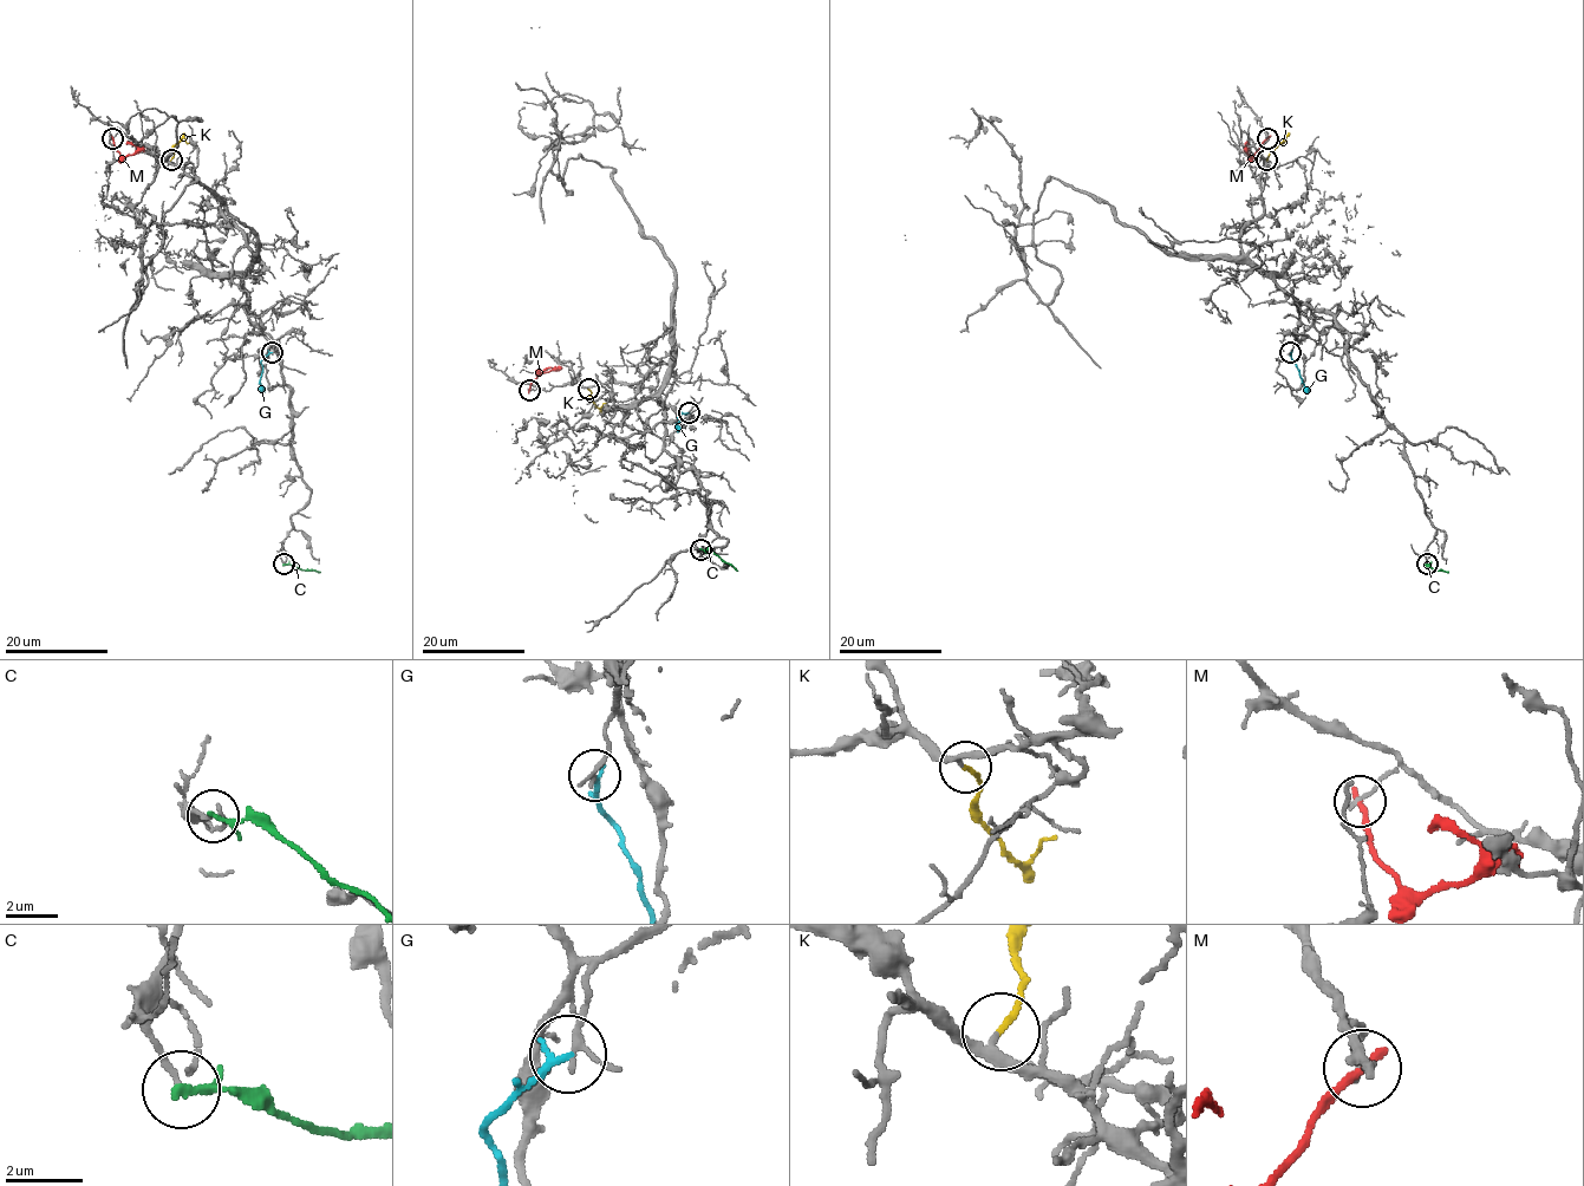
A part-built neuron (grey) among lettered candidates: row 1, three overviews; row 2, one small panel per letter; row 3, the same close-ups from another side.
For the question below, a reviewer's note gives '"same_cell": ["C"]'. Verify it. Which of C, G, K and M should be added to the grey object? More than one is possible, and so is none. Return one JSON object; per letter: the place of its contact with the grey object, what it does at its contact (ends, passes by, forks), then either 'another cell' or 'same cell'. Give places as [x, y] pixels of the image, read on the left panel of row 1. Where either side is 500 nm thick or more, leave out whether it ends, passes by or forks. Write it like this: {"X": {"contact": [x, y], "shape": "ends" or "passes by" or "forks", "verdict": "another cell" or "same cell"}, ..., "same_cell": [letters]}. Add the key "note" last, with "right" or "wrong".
{"C": {"contact": [284, 564], "shape": "passes by", "verdict": "another cell"}, "G": {"contact": [272, 352], "shape": "ends", "verdict": "another cell"}, "K": {"contact": [171, 160], "shape": "ends", "verdict": "same cell"}, "M": {"contact": [112, 138], "shape": "ends", "verdict": "another cell"}, "same_cell": ["K"], "note": "wrong"}

